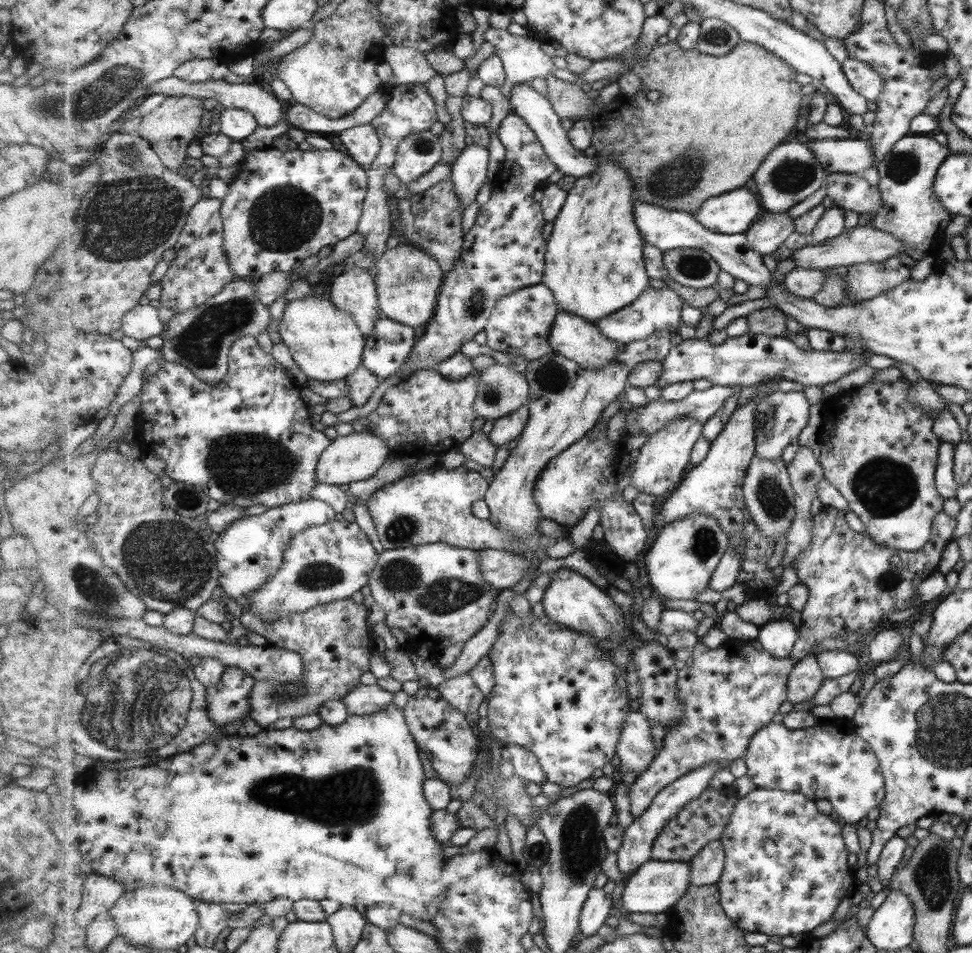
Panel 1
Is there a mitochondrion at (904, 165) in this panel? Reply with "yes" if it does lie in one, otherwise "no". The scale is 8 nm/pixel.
yes

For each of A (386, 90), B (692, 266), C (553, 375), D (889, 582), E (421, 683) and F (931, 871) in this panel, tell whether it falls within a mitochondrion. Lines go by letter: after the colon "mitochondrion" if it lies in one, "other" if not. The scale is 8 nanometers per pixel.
A: other
B: mitochondrion
C: mitochondrion
D: other
E: other
F: mitochondrion

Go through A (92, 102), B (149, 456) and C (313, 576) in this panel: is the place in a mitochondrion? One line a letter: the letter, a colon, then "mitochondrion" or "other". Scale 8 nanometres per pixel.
A: mitochondrion
B: other
C: mitochondrion

